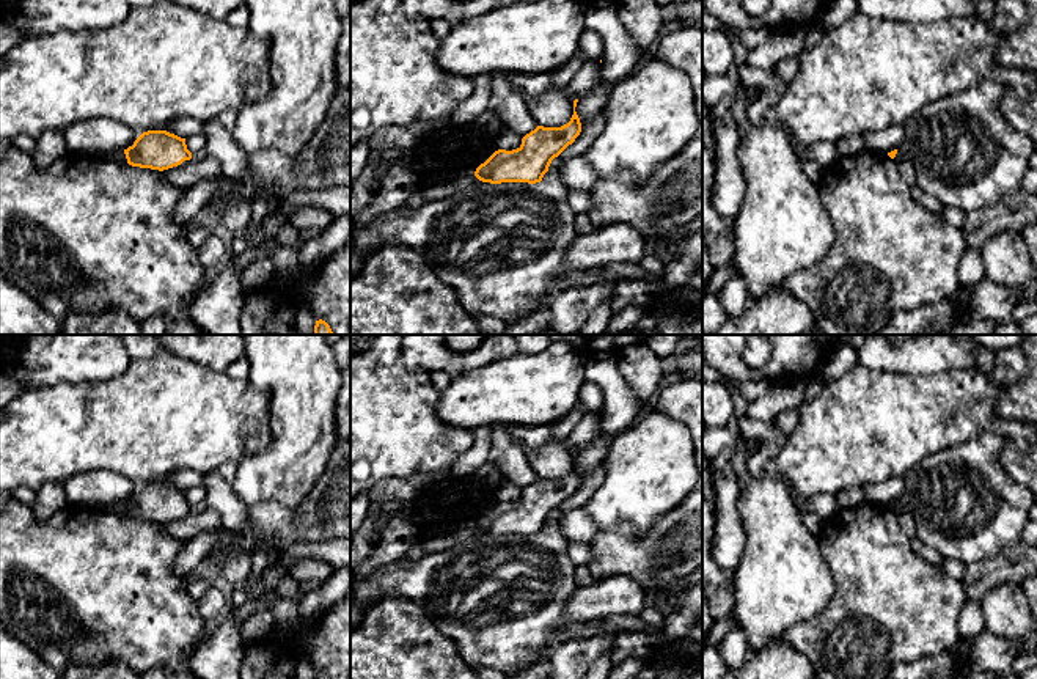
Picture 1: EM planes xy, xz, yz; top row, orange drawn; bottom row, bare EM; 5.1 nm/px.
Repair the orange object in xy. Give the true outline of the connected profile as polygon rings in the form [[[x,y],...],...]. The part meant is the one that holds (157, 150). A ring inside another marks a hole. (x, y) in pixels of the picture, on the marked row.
[[[167,130],[143,132],[132,146],[115,154],[104,154],[107,160],[129,163],[132,167],[168,170],[192,159],[187,149],[185,138],[181,138]]]

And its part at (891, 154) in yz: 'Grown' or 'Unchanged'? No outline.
Grown

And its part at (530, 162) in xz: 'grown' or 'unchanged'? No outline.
grown

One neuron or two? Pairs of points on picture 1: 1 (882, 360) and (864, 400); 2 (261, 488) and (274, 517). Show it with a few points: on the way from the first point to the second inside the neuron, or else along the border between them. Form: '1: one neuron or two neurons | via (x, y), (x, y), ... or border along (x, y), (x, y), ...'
1: two neurons | border along (858, 362), (875, 370), (897, 370), (913, 374)
2: two neurons | border along (304, 500), (293, 508), (274, 502), (249, 508)

